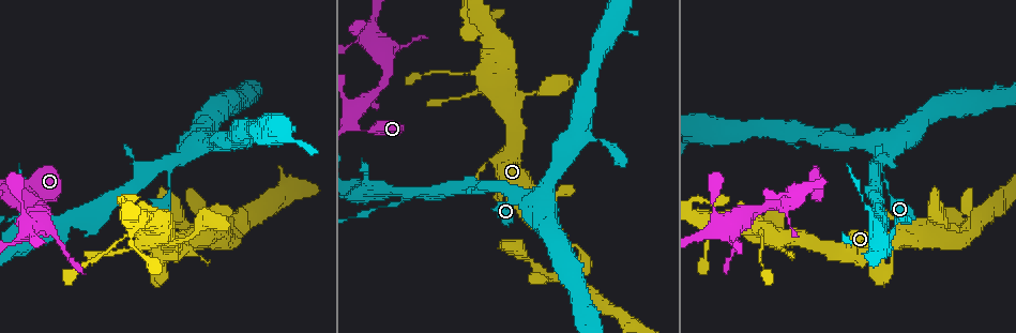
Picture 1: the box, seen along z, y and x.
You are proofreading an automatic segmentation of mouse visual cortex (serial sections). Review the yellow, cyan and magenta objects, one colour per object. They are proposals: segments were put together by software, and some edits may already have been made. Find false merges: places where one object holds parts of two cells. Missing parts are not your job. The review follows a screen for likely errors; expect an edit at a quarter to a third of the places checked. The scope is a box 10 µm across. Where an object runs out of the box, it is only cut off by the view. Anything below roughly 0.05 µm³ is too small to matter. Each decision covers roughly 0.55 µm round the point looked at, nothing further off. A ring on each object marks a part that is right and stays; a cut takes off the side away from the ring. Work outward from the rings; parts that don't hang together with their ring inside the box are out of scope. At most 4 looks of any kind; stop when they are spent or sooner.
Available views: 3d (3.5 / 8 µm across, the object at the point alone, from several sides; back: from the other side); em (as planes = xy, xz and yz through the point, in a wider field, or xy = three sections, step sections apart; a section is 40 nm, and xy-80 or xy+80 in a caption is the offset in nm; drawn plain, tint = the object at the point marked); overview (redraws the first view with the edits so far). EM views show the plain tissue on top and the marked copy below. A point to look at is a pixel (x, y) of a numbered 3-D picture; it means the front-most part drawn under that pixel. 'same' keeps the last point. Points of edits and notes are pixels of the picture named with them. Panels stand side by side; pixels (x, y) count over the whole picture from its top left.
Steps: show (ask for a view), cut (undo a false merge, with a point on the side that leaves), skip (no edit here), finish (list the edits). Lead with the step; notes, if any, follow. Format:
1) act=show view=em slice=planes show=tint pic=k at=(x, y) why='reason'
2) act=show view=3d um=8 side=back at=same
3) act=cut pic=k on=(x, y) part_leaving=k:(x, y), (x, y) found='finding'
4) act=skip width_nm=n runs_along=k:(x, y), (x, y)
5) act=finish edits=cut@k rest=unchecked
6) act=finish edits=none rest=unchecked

act=show view=3d um=3.5 pic=1 at=(158, 165) why='thin arm on a thick one'

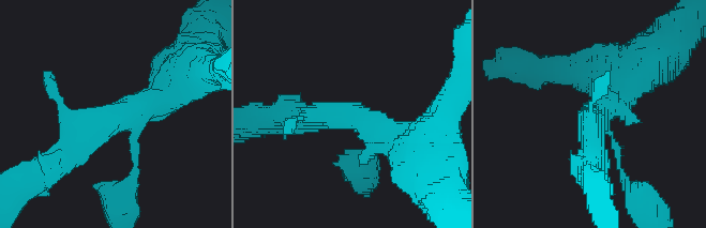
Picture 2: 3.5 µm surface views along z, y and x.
act=show view=em slice=xy step=2 show=tint pic=2 at=(352, 115)

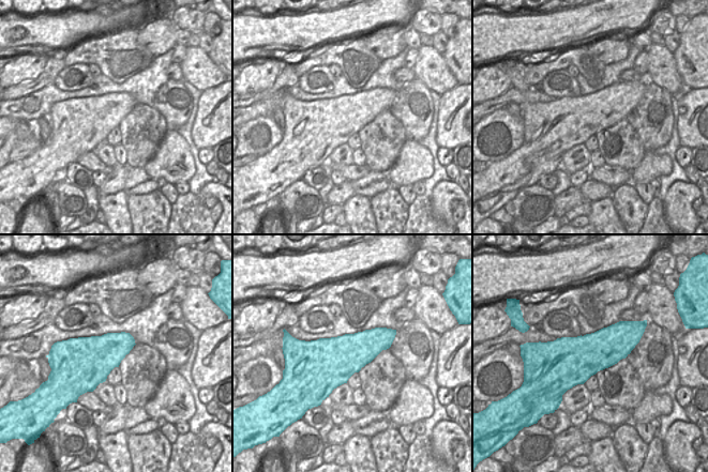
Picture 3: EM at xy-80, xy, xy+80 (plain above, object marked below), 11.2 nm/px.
act=skip runs_along=2:(374, 145), (363, 120), (295, 114) found='one cell here'

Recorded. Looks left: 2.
act=show view=3d um=3.5 pic=1 at=(62, 221) why='branch point'

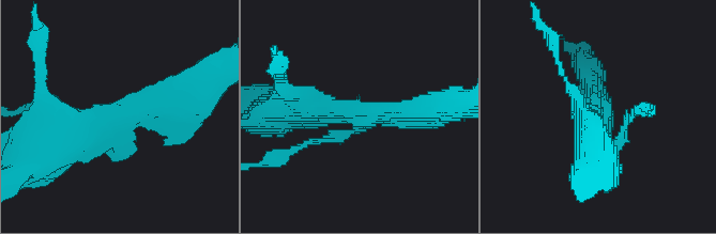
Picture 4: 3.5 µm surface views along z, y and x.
act=show view=em slice=xy step=3 show=tint pic=4 at=(598, 110) arms=4 arm_widths_nm=150,300,300,400

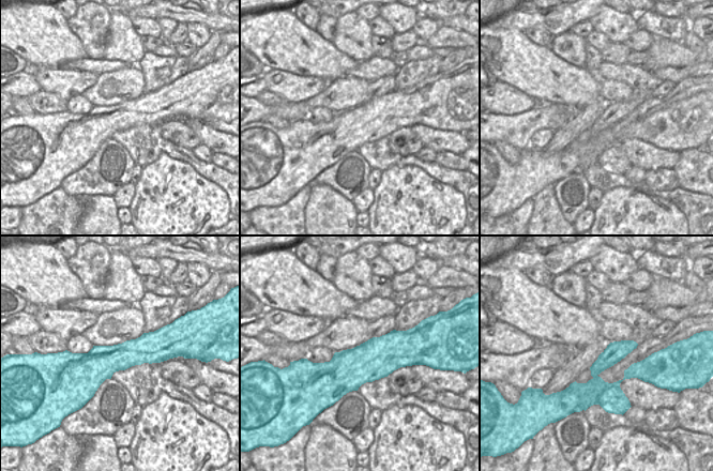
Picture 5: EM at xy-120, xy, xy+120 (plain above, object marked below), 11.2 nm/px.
act=cut pic=4 on=(626, 121) part_leaving=4:(615, 143), (626, 116), (645, 107) found='two cells meet here'

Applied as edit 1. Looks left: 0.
act=finish edits=cut@4 rest=unchecked

